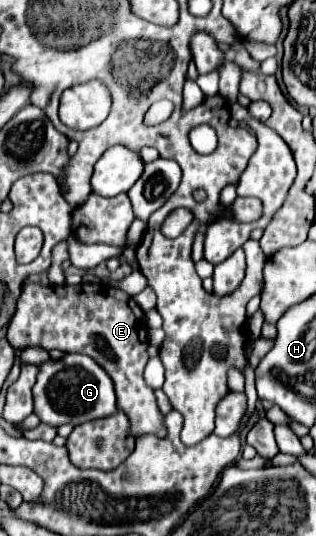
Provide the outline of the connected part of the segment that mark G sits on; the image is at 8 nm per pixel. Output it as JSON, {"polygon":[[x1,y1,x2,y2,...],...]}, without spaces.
{"polygon":[[64,354,60,360,46,360,38,364,34,384,34,414,44,424,84,424,88,420,106,418,116,412,116,394,110,376,88,356]]}

